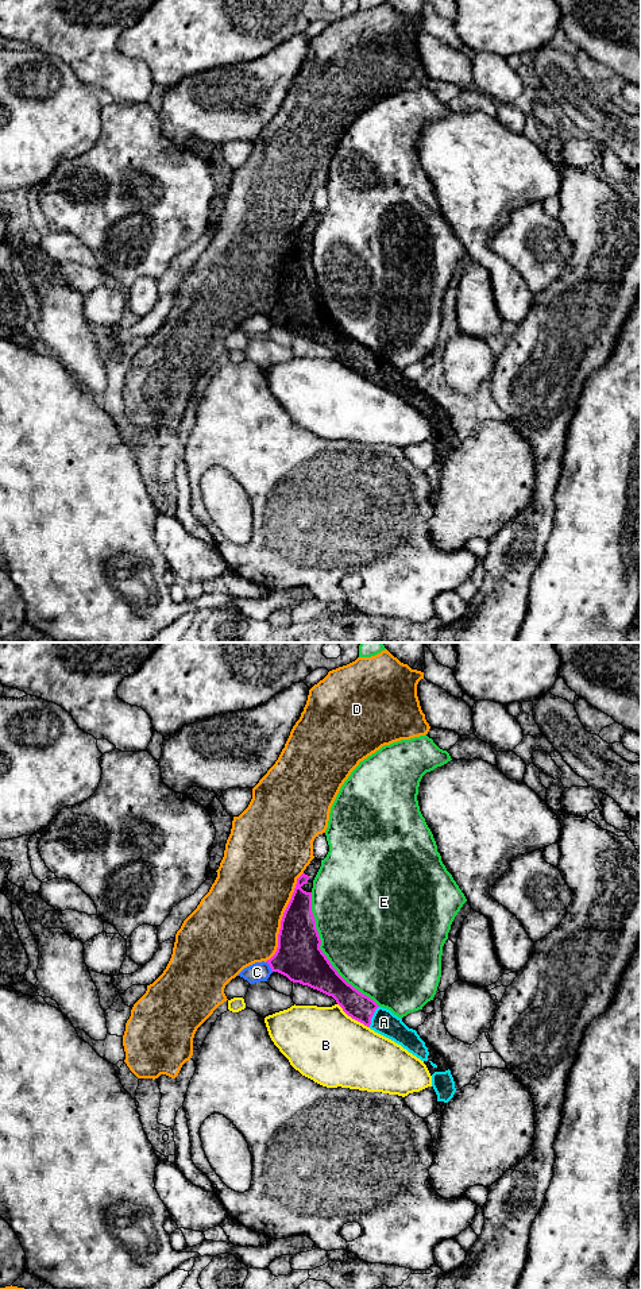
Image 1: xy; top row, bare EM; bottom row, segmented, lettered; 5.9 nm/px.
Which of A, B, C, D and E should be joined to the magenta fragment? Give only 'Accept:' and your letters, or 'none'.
Accept: A

